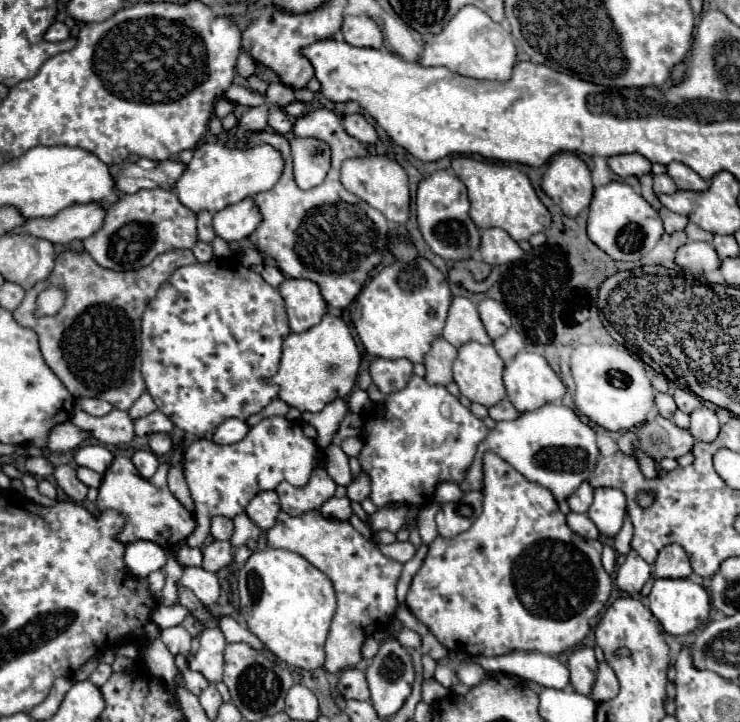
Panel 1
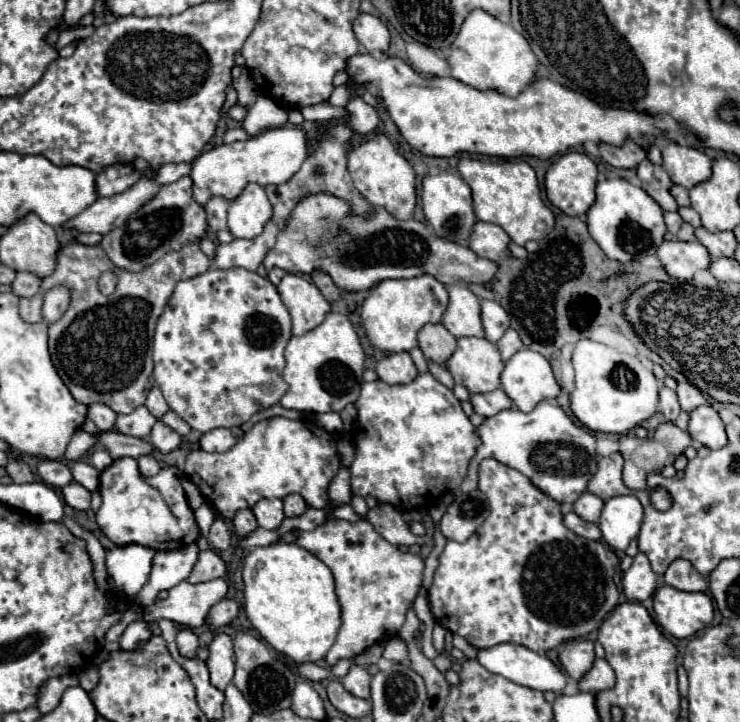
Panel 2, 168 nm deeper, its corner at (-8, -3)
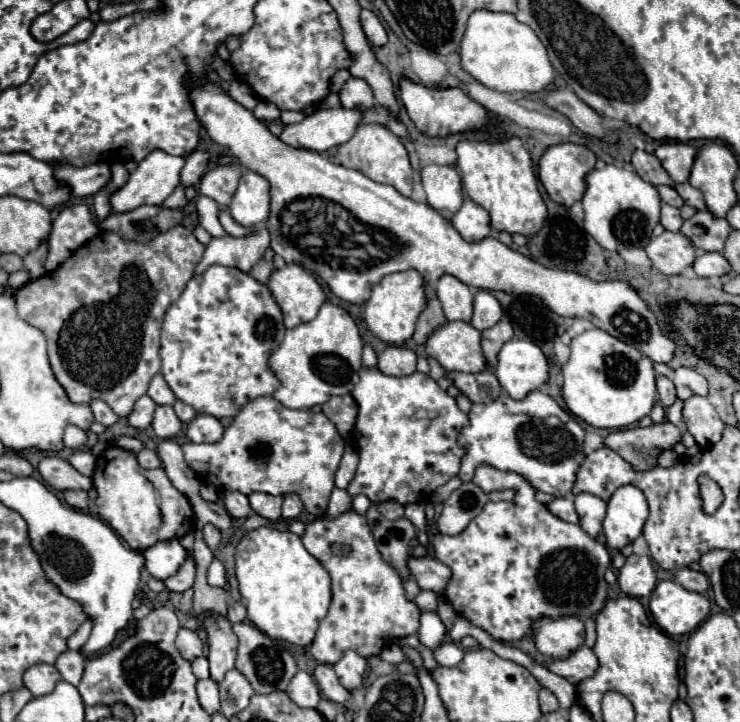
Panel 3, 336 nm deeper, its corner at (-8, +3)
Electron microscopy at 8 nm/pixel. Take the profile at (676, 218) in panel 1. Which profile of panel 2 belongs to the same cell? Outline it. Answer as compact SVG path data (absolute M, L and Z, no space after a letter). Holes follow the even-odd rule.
M664 211L664 221L666 221L666 229L668 233L672 233L676 237L680 225L684 223L684 219L678 215L678 213L670 213L670 211Z

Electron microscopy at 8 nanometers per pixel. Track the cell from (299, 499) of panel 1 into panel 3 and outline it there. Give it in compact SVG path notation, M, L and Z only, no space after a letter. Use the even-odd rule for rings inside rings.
M288 493L284 495L284 505L282 505L282 519L290 521L290 519L296 519L300 513L302 513L304 505L302 505L302 499L296 495L296 493Z

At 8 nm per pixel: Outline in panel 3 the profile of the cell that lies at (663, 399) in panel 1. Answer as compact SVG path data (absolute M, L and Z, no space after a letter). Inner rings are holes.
M658 377L656 379L656 387L658 387L658 399L662 407L670 407L676 401L676 390L674 383L668 377Z

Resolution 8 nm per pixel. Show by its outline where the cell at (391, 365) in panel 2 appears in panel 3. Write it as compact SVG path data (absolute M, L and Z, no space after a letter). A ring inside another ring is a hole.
M388 345L378 355L378 369L384 375L394 375L394 377L412 375L416 371L416 353L406 347Z

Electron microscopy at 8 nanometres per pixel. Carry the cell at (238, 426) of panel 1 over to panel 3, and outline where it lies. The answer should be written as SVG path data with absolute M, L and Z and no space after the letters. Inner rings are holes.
M198 415L194 421L188 423L186 437L194 443L218 443L222 439L226 427L210 415Z

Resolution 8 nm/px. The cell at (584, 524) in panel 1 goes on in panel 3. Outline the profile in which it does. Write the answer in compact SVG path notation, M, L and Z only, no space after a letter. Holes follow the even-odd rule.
M572 497L554 499L552 503L548 503L548 509L550 509L550 513L554 513L556 517L560 517L566 523L580 523L578 513L574 509L574 499Z

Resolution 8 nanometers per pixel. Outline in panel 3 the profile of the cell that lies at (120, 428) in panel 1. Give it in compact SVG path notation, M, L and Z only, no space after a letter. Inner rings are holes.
M142 395L136 401L132 413L128 415L128 423L136 429L148 429L152 423L152 417L154 417L154 409L156 409L156 403L148 395Z

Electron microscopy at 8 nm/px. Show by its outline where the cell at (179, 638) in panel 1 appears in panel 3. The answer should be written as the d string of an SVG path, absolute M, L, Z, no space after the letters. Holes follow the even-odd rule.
M180 629L178 631L176 647L178 647L180 655L184 659L188 659L188 661L192 661L192 659L196 659L196 657L202 655L202 641L196 635L196 631L190 631L190 629Z

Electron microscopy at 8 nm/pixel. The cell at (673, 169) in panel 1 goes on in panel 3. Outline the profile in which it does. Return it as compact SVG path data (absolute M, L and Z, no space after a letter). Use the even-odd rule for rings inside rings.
M664 141L656 147L654 155L660 159L662 167L674 179L674 183L686 183L696 159L696 149L688 143Z

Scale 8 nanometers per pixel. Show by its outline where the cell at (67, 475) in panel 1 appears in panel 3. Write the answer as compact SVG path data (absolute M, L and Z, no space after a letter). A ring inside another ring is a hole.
M74 489L64 491L64 499L74 509L88 509L88 503L90 503L86 491L74 491Z

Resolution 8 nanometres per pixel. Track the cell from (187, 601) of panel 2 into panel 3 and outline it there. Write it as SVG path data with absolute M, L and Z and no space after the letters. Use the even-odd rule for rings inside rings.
M214 559L212 565L208 567L208 585L212 585L212 587L224 587L226 585L224 565L218 559Z

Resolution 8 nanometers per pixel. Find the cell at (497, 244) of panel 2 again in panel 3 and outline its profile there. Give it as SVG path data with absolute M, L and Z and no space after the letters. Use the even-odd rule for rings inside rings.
M466 199L462 207L450 217L454 229L470 243L482 241L492 235L492 225L490 225L490 215L486 209L478 207L474 201Z

